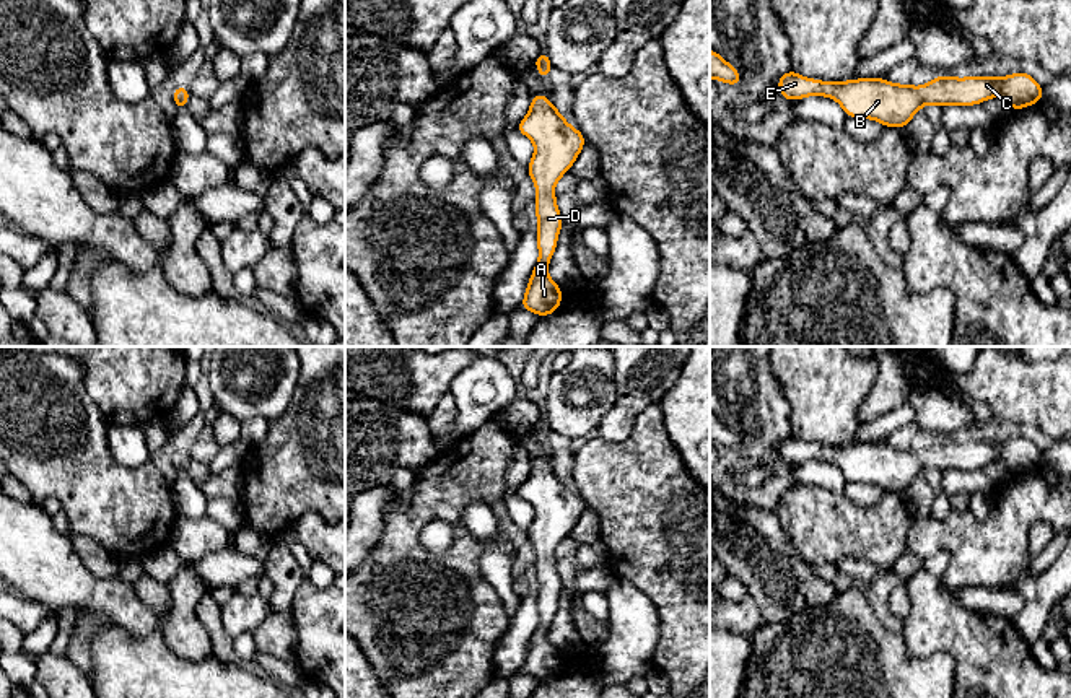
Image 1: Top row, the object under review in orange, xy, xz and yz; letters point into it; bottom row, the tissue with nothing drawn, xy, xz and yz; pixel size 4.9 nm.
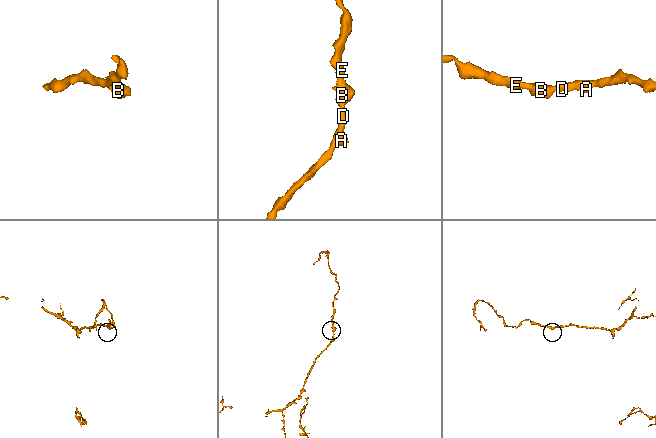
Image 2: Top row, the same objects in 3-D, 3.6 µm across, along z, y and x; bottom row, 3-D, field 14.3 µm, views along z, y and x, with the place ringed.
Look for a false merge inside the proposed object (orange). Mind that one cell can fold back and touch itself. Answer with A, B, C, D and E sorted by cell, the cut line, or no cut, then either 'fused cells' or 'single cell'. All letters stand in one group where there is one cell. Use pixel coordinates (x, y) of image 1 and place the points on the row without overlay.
A B C D E; no cut; single cell

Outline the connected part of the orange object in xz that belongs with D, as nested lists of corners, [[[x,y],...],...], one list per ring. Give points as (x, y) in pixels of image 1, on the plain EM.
[[[545,457],[532,460],[529,478],[514,491],[529,501],[536,511],[536,517],[526,534],[537,553],[534,566],[539,586],[539,625],[519,672],[545,682],[558,674],[563,662],[562,652],[547,638],[547,630],[555,617],[563,589],[553,552],[571,534],[586,509],[586,503],[560,480],[560,473],[549,467]]]

